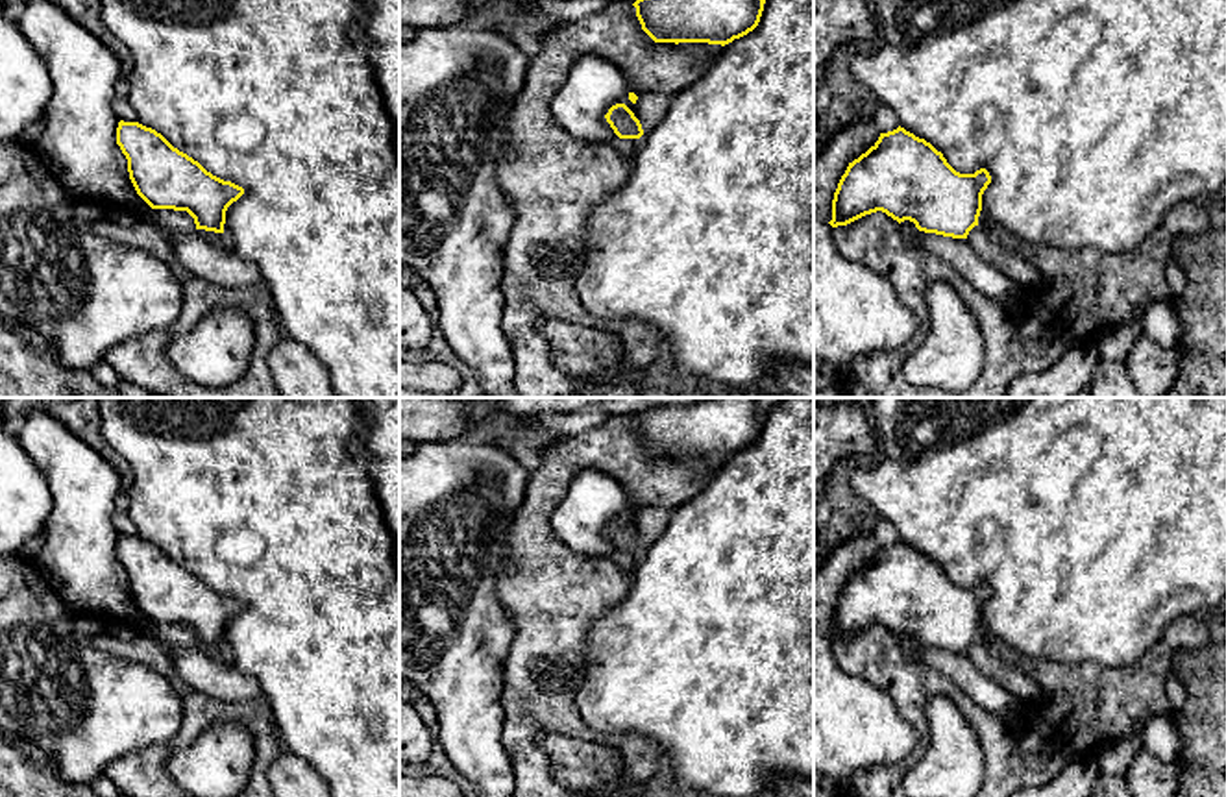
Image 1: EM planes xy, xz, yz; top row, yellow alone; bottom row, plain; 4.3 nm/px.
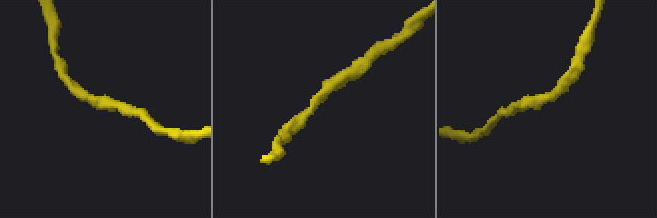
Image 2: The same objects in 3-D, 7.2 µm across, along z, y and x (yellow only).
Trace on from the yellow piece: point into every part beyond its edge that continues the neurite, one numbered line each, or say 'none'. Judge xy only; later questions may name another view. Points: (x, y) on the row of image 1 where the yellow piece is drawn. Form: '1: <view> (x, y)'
none

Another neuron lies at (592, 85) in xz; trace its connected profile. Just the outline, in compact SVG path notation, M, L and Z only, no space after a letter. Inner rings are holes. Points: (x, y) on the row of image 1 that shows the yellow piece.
M582 55L575 59L562 89L553 98L551 113L571 137L612 144L618 135L605 118L608 109L625 104L638 118L629 92L629 81L621 68L597 55Z

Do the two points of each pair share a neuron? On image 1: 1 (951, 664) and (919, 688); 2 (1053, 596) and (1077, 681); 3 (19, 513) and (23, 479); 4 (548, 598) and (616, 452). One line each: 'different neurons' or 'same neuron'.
1: different neurons
2: different neurons
3: same neuron
4: same neuron

